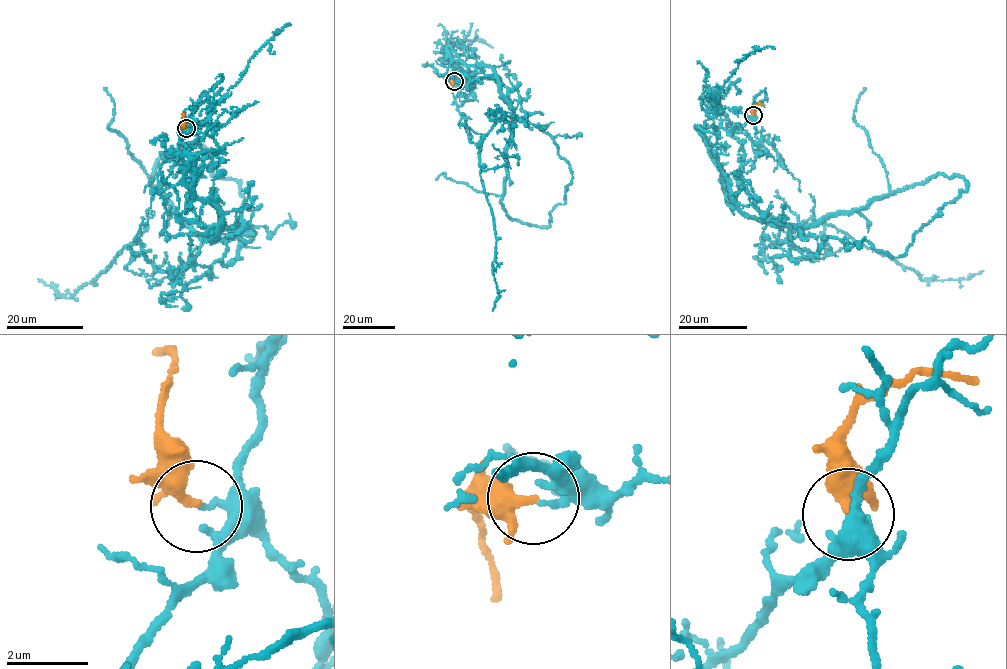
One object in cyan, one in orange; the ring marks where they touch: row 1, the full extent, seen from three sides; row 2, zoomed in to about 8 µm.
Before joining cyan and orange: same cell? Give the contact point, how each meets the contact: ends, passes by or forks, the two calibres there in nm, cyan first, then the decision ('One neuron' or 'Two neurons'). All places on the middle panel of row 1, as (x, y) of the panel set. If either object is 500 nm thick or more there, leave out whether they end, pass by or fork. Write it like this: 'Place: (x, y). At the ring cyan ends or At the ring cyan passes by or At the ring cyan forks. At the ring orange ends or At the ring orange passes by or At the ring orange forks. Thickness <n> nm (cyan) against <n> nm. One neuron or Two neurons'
Place: (454, 81). At the ring cyan ends. At the ring orange passes by. Thickness 200 nm (cyan) against 280 nm. Two neurons

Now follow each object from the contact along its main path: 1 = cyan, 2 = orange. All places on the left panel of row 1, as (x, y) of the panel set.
1: (186, 128), (177, 151), (202, 161), (190, 207), (215, 238), (171, 274), (124, 245), (68, 299), (37, 278)
2: (186, 128), (181, 114)

